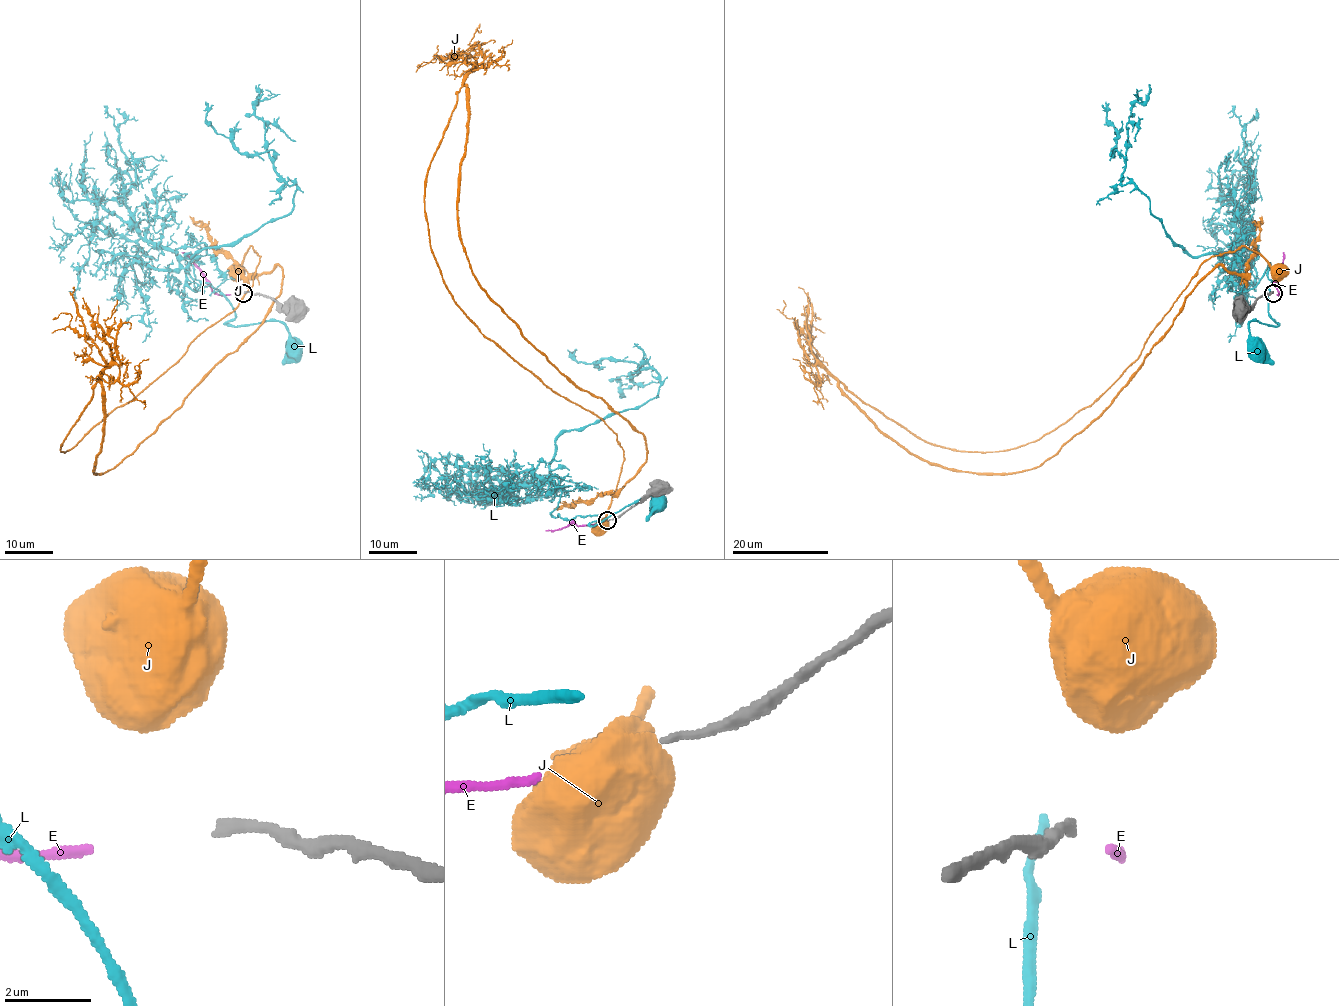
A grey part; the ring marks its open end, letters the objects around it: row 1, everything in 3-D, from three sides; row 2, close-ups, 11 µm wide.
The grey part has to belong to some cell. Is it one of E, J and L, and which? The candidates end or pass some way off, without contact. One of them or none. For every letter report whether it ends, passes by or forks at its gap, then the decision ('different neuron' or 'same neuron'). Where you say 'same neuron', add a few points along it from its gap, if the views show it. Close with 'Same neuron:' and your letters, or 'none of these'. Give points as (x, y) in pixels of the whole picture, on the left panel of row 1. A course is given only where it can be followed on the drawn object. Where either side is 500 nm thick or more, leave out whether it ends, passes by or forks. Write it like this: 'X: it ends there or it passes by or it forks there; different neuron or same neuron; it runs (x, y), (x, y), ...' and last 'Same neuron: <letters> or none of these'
E: it ends there; same neuron; it runs (231, 294), (219, 295), (204, 273), (181, 252)
J: different neuron
L: it passes by; different neuron
Same neuron: E

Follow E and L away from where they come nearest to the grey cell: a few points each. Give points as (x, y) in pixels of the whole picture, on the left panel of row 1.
E: (231, 294), (219, 295), (204, 273), (181, 252)
L: (229, 300), (235, 315), (227, 324), (239, 326), (280, 321), (299, 345), (296, 347)

